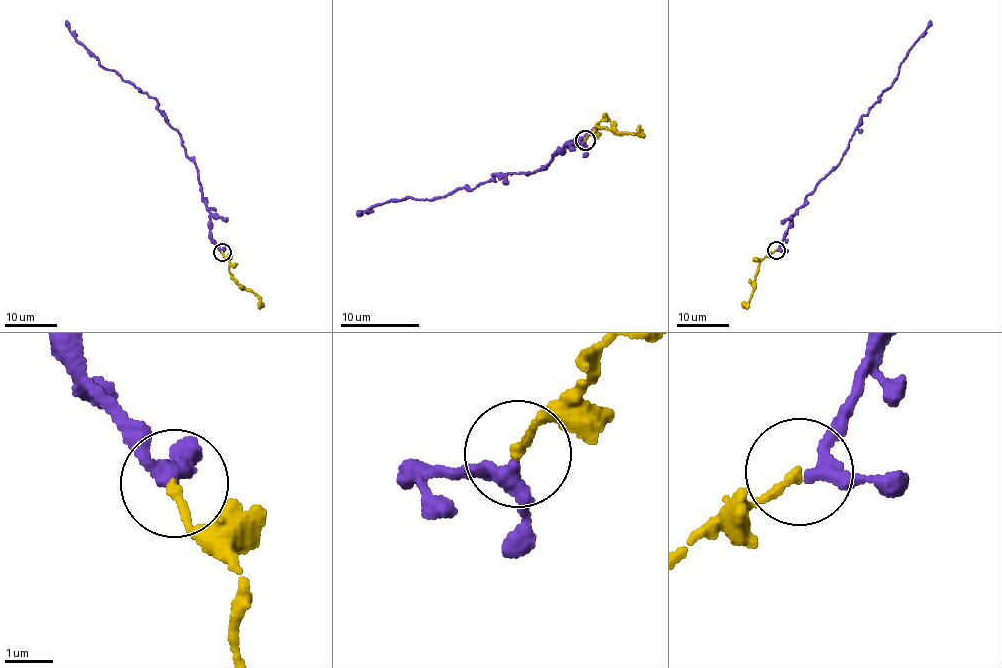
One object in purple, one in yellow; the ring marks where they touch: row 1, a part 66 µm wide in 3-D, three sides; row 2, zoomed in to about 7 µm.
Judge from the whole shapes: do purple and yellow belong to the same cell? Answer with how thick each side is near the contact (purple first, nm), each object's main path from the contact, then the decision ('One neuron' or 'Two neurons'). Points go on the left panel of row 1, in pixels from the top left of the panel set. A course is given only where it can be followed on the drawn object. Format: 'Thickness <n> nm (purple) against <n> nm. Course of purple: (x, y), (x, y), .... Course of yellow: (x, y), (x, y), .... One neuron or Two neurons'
Thickness 280 nm (purple) against 190 nm. Course of purple: (222, 251), (212, 238), (198, 169), (180, 135), (155, 99), (105, 69), (78, 43), (66, 20). Course of yellow: (222, 252), (230, 263), (230, 274), (257, 295), (259, 309). One neuron

